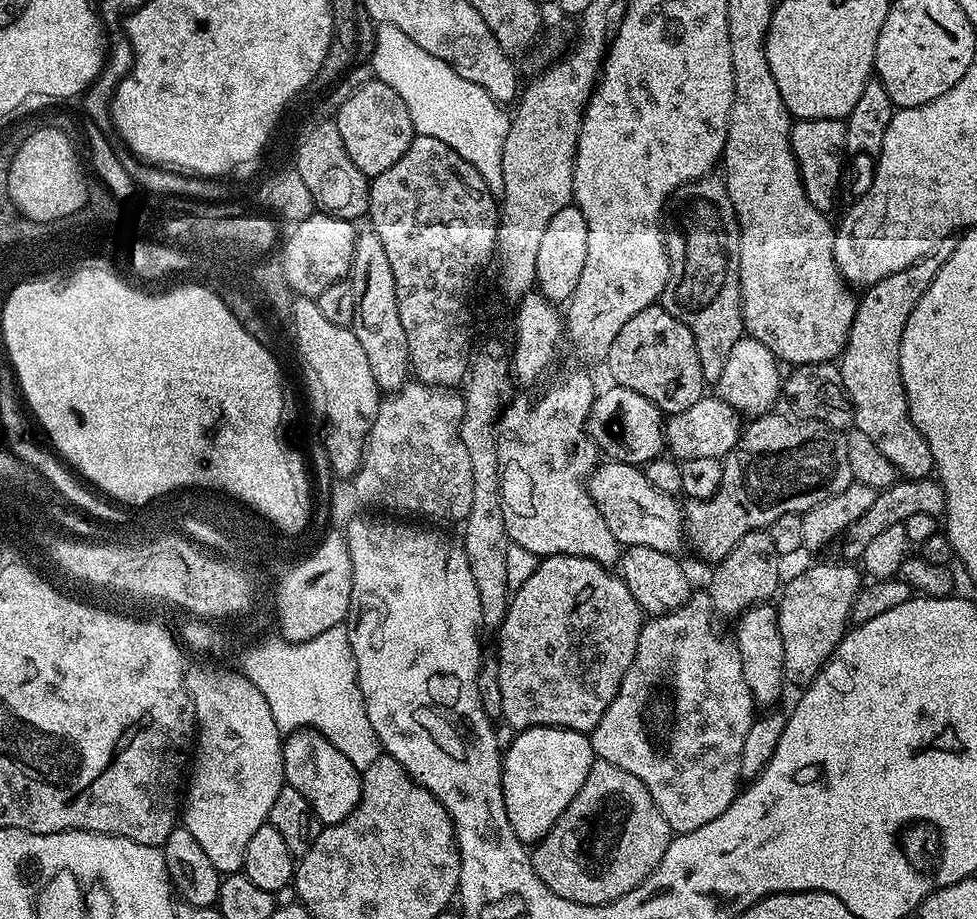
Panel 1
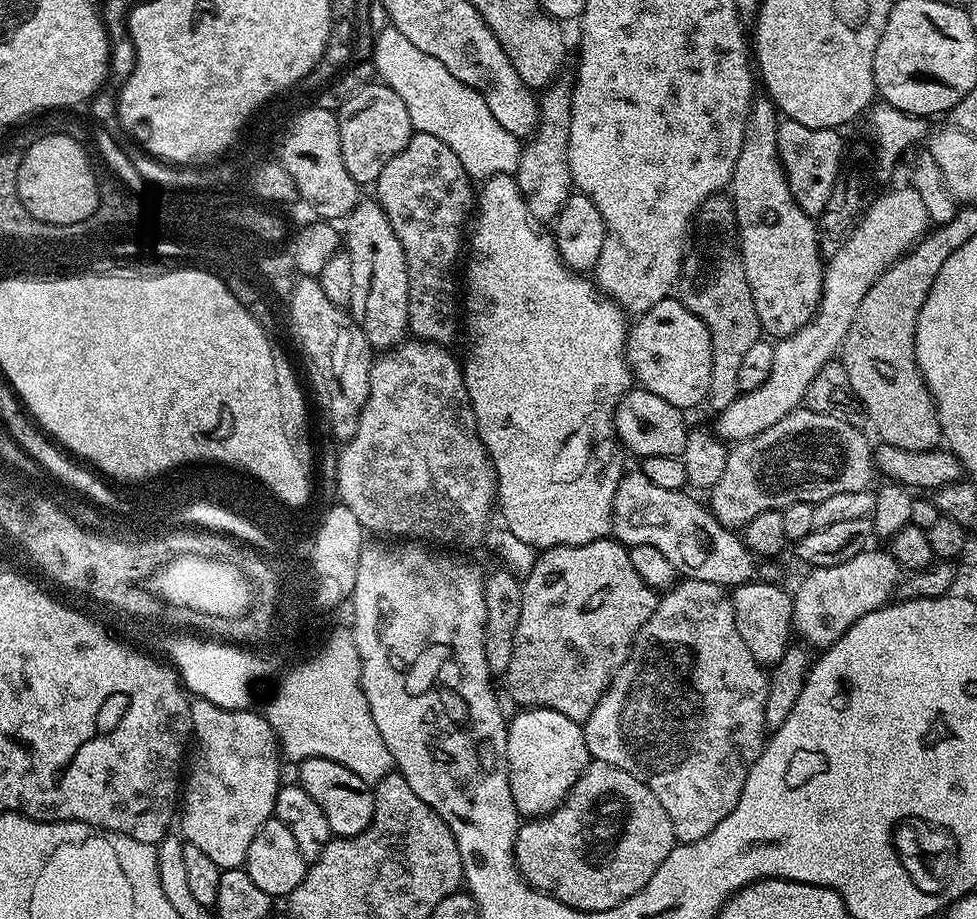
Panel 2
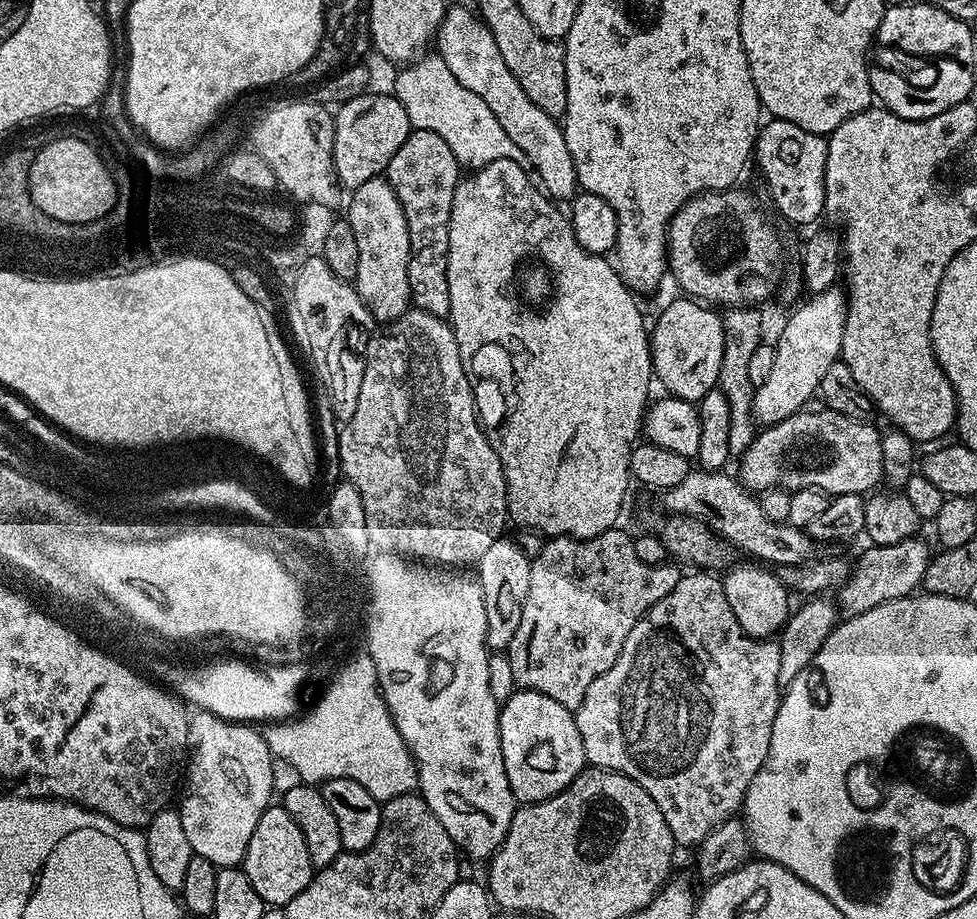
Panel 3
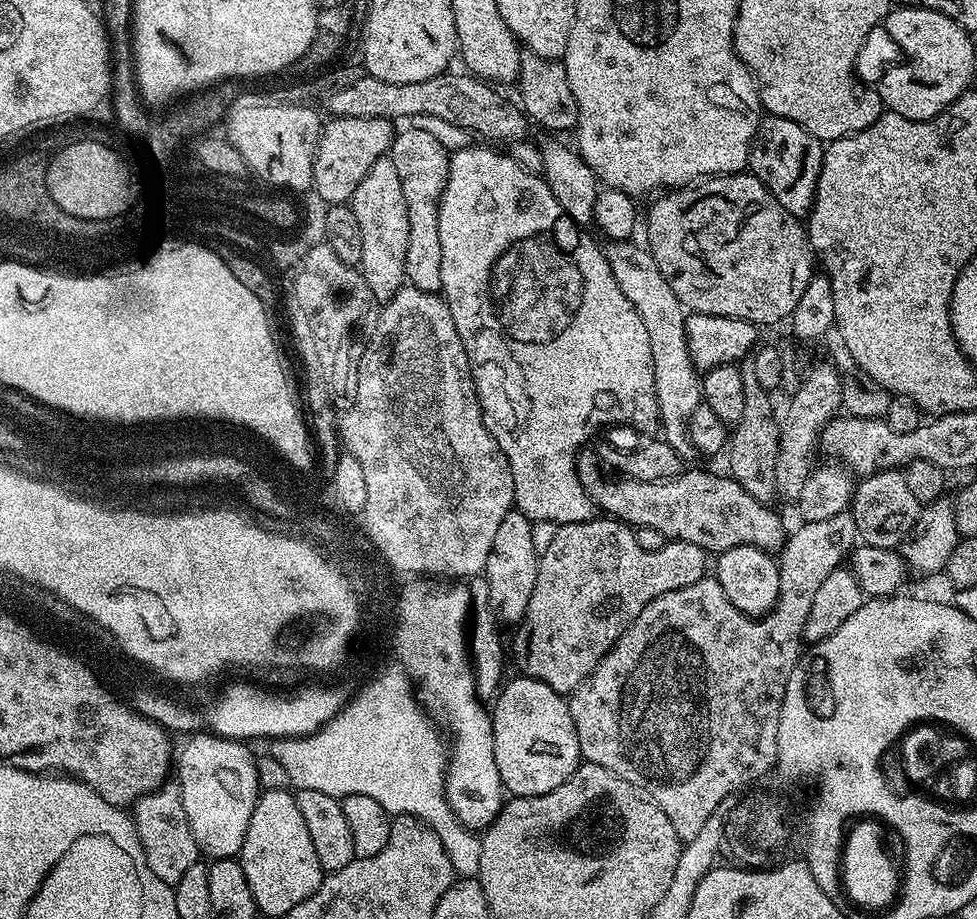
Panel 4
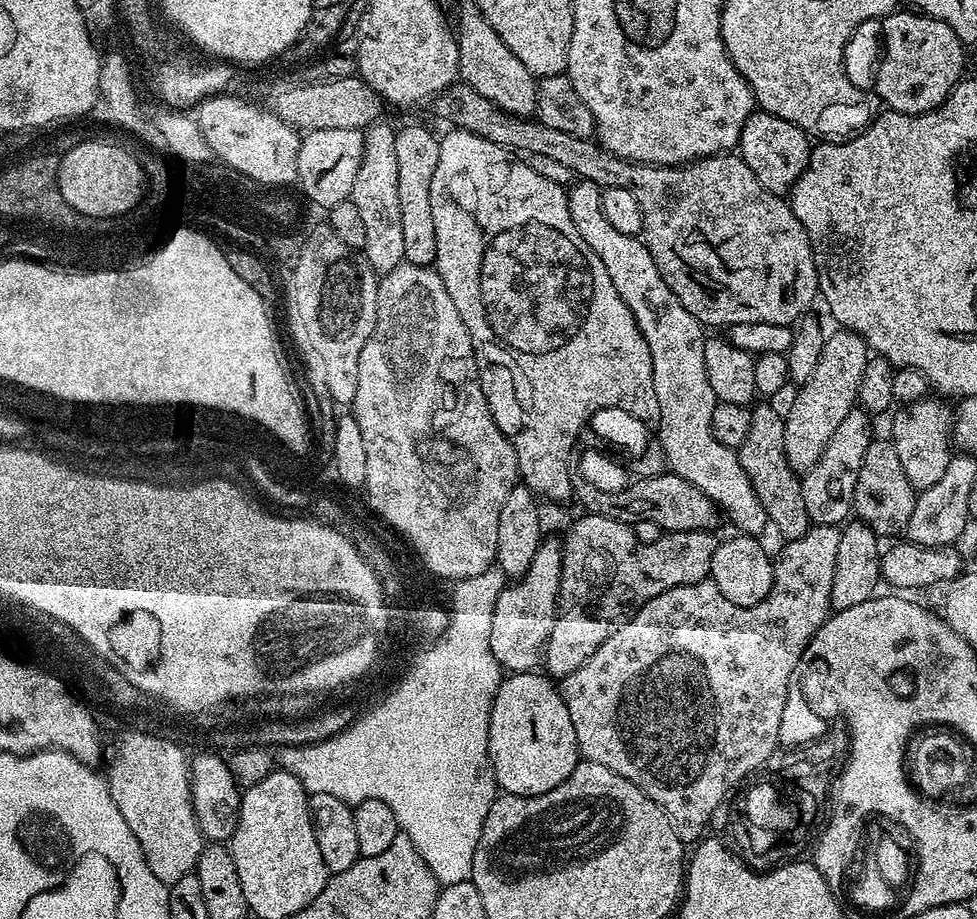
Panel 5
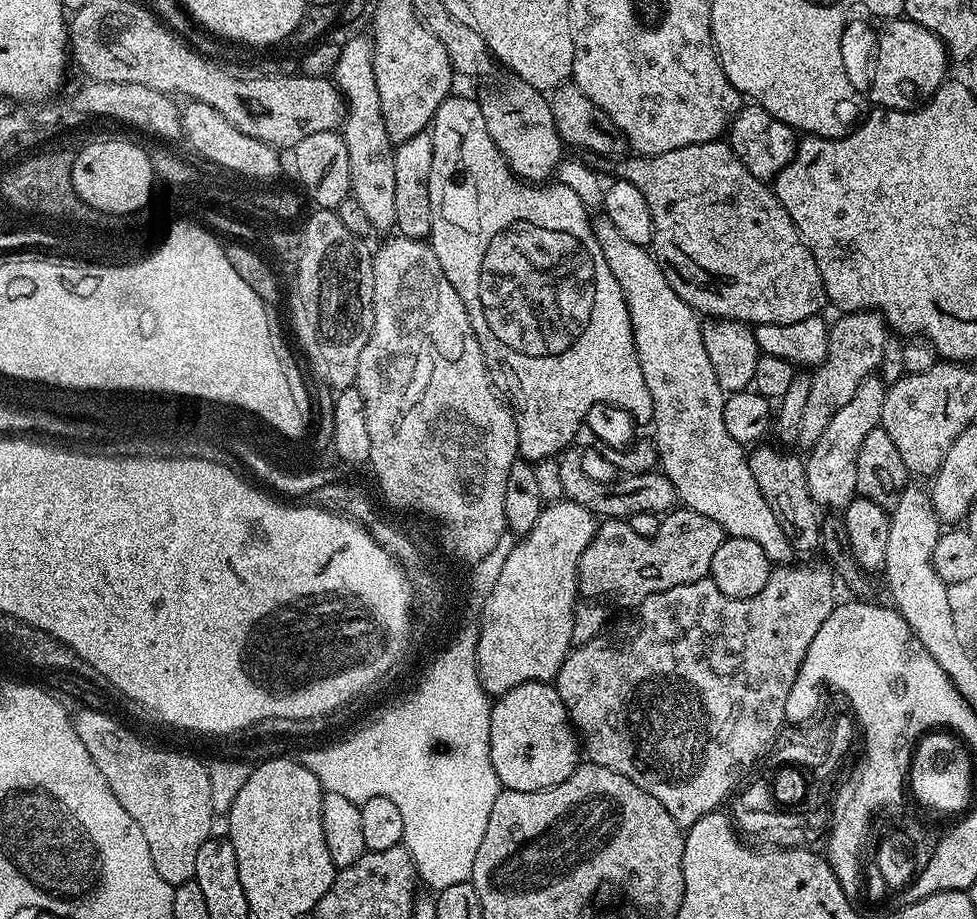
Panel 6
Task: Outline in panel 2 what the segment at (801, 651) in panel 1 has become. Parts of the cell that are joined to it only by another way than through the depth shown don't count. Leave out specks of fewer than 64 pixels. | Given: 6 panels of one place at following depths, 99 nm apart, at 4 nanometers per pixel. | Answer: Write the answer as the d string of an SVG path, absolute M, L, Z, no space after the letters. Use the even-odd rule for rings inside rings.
M865 550L862 554L854 554L850 562L842 562L839 566L822 566L805 571L804 581L797 586L796 592L792 596L792 627L797 637L801 636L803 643L809 649L823 650L830 647L858 618L862 618L866 613L872 612L876 608L882 608L893 599L897 584L902 579L902 569L900 564L888 551L872 552Z

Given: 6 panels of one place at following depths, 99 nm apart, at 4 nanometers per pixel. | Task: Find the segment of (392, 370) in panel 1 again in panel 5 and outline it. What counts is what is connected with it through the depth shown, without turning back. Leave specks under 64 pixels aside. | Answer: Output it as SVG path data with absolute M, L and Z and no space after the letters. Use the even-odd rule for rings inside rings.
M377 122L364 132L364 157L350 197L354 206L358 206L366 225L366 246L362 250L362 255L377 274L385 274L405 263L404 247L406 246L406 238L402 236L402 206L398 204L398 157L394 151L396 128L384 123Z

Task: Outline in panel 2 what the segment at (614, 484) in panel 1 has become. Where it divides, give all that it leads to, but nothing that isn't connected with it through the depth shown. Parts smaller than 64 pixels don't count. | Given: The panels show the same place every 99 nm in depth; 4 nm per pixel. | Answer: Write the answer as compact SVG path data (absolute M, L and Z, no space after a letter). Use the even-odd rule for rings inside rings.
M638 470L625 471L618 482L612 507L611 535L625 546L654 546L670 560L683 579L714 582L721 586L735 586L760 581L780 584L784 568L772 558L758 558L744 544L743 539L728 525L720 523L707 507L704 508L687 491L662 490L654 486L646 474Z

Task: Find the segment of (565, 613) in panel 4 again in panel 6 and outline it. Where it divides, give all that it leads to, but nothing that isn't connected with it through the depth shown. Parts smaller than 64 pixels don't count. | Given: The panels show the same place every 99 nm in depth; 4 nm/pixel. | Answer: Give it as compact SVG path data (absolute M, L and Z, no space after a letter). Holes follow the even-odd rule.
M680 506L667 513L660 521L660 529L653 537L634 534L634 530L620 518L608 518L597 527L596 537L586 546L580 559L580 582L576 597L576 617L574 618L573 641L582 645L605 630L604 623L615 612L623 608L639 609L650 594L658 594L670 590L674 586L682 586L686 582L698 582L711 573L714 553L726 539L726 534L714 518L706 518L706 514L698 514L694 510Z

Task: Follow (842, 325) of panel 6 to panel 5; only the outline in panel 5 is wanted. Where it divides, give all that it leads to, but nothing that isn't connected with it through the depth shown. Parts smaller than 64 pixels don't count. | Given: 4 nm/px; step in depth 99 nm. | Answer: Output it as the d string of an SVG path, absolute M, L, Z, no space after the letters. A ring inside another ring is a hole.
M838 330L822 346L822 354L818 357L818 367L810 374L810 382L799 389L800 392L792 400L784 418L784 445L786 446L786 462L797 472L808 472L822 458L834 430L842 423L842 418L857 407L858 382L862 382L862 374L870 359L868 343L853 332Z

